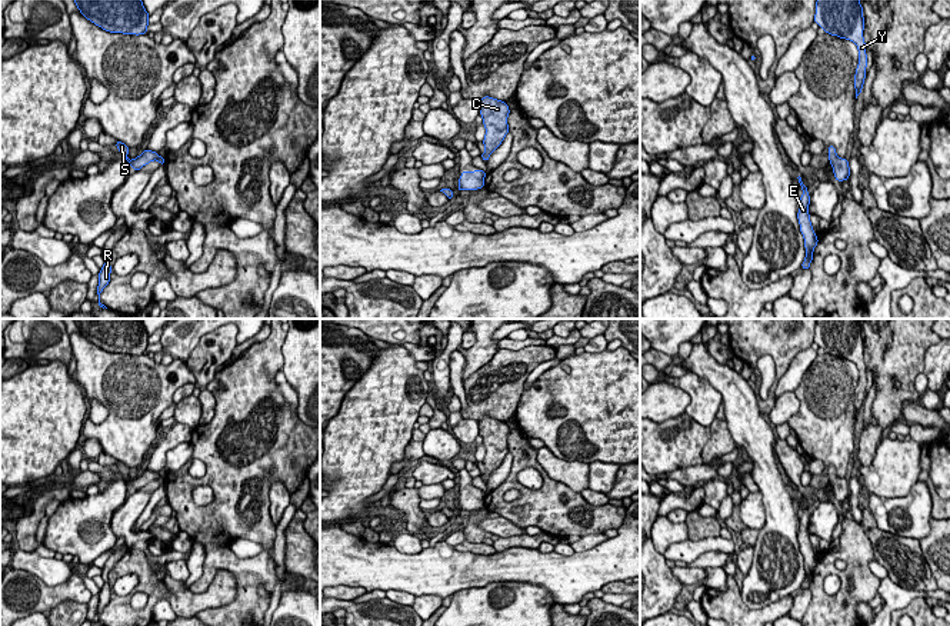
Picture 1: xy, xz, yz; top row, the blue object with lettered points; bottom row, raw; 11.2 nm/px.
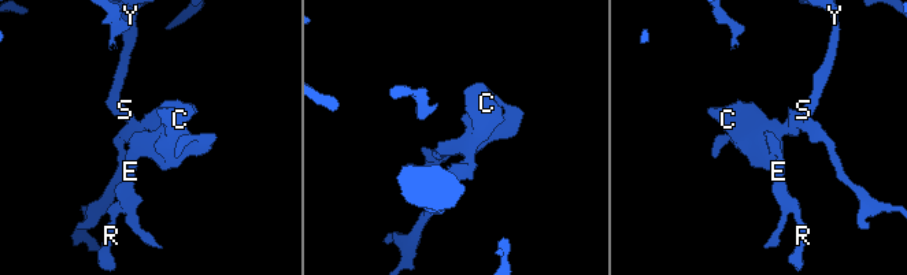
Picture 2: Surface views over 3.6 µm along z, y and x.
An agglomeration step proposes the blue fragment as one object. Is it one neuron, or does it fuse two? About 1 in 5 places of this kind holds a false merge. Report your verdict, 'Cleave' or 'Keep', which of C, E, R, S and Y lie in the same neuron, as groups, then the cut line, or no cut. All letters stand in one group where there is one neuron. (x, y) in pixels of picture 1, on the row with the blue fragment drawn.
Keep. Groups: C E R S Y. No split

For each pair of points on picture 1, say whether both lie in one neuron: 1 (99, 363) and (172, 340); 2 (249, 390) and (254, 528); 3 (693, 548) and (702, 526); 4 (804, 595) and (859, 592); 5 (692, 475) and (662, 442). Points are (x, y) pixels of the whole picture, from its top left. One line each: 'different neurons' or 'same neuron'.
1: different neurons
2: same neuron
3: different neurons
4: different neurons
5: different neurons

